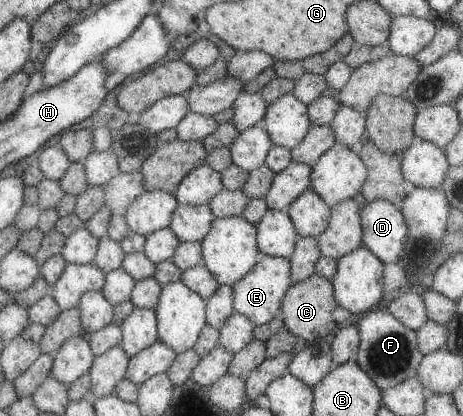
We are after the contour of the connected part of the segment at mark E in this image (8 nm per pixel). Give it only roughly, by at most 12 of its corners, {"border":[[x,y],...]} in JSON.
{"border":[[264,255],[232,284],[234,313],[262,325],[291,286],[289,259]]}

